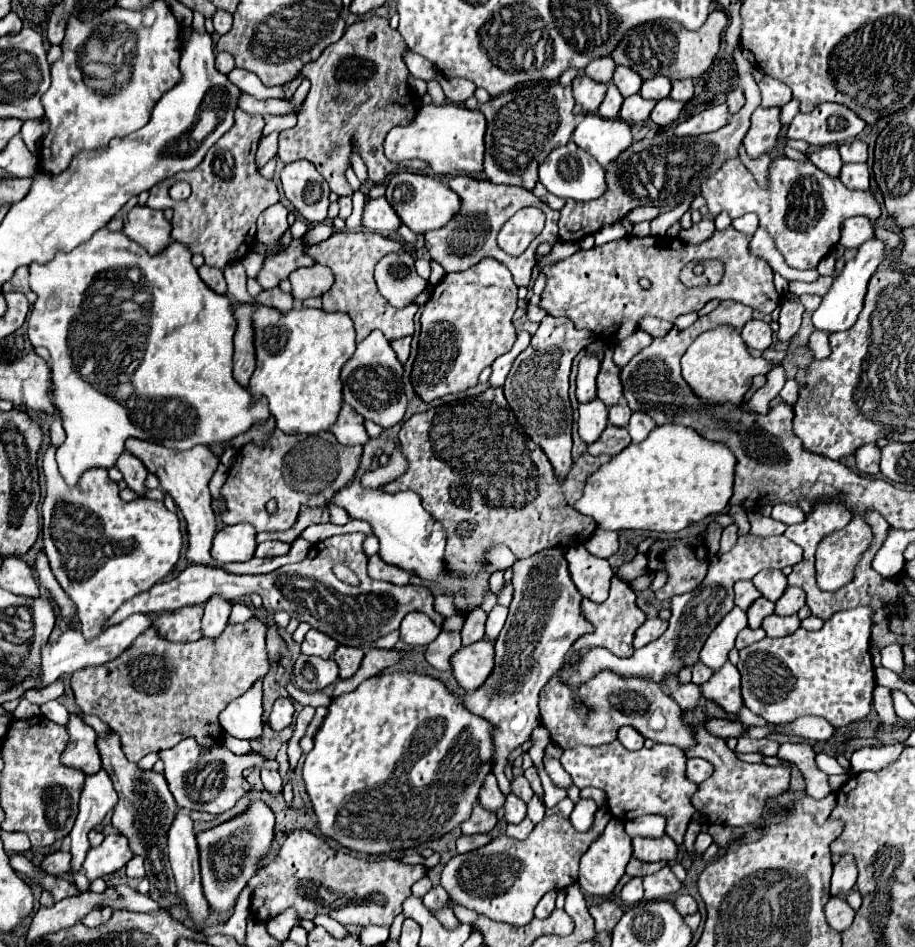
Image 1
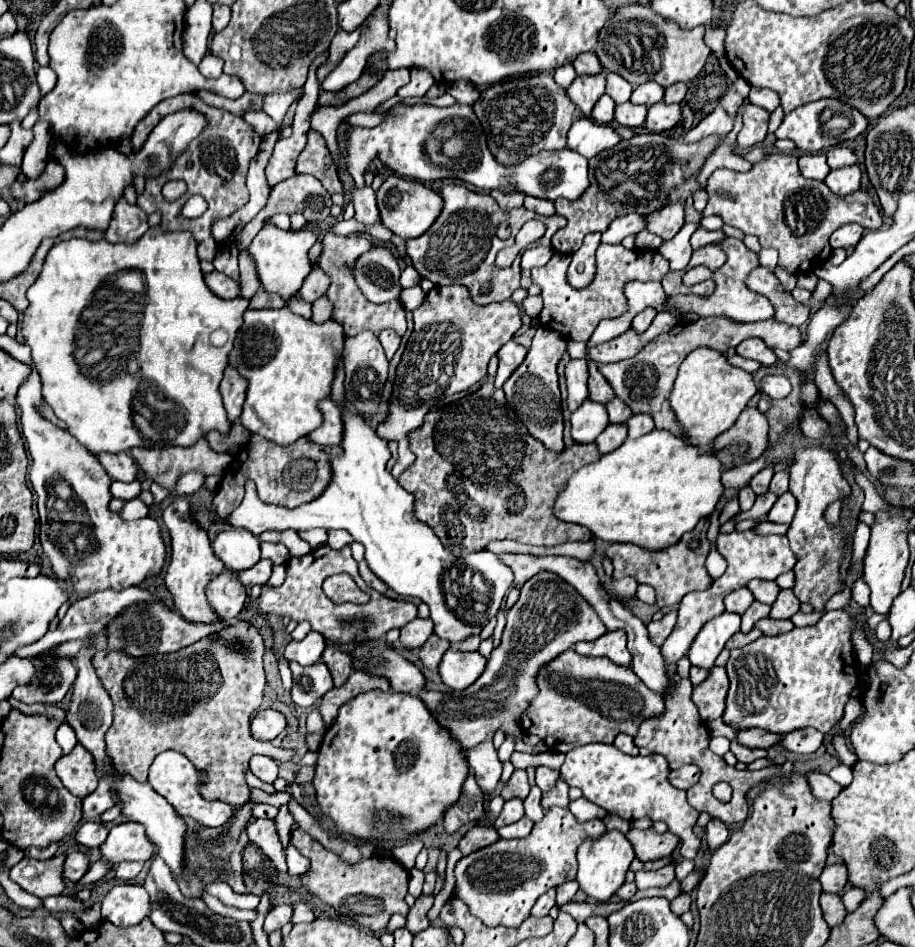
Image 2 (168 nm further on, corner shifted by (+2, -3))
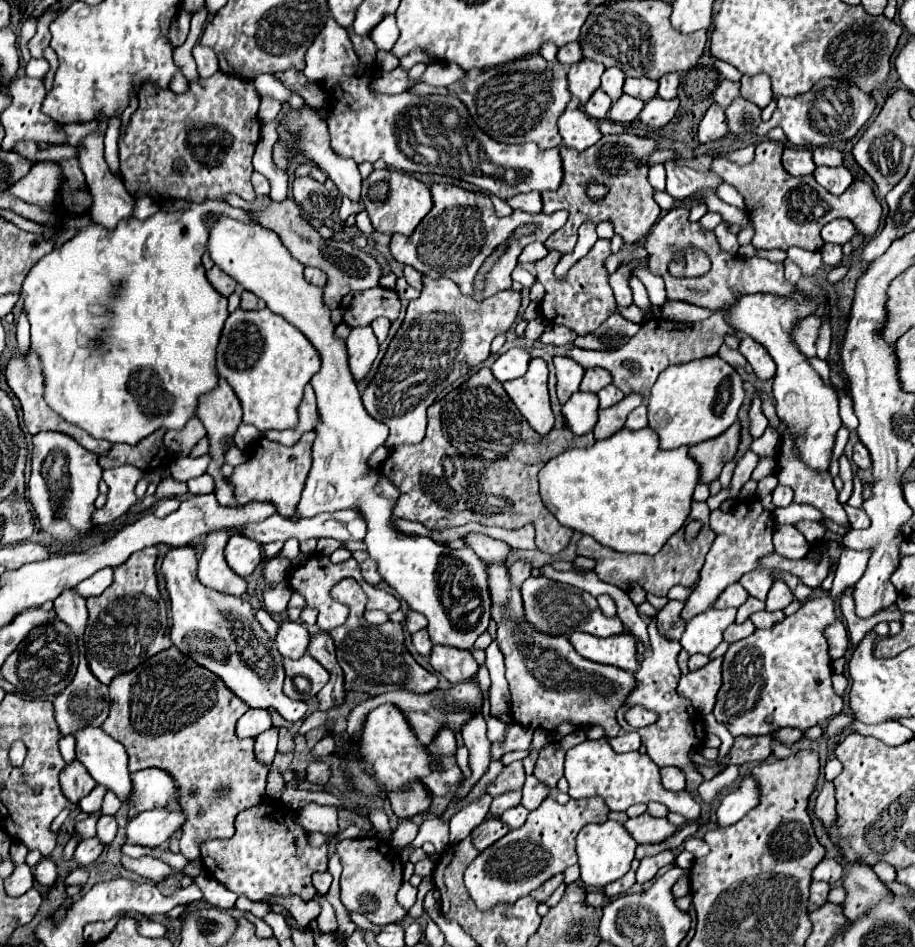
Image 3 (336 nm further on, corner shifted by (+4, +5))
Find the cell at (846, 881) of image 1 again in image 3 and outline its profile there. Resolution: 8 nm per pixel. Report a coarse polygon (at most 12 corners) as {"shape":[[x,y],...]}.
{"shape":[[822,859],[812,871],[814,881],[838,883],[844,875],[842,863]]}

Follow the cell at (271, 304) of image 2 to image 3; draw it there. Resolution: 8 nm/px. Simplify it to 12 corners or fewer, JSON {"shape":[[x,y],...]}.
{"shape":[[242,291],[240,309],[264,309],[264,301]]}

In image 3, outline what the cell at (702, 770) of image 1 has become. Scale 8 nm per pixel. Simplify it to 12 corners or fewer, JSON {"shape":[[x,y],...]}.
{"shape":[[662,767],[662,785],[672,791],[686,787],[686,777],[676,767]]}

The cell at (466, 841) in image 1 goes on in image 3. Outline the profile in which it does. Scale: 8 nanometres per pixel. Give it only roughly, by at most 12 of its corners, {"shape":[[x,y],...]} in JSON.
{"shape":[[500,819],[480,823],[472,845],[484,851],[510,831]]}

